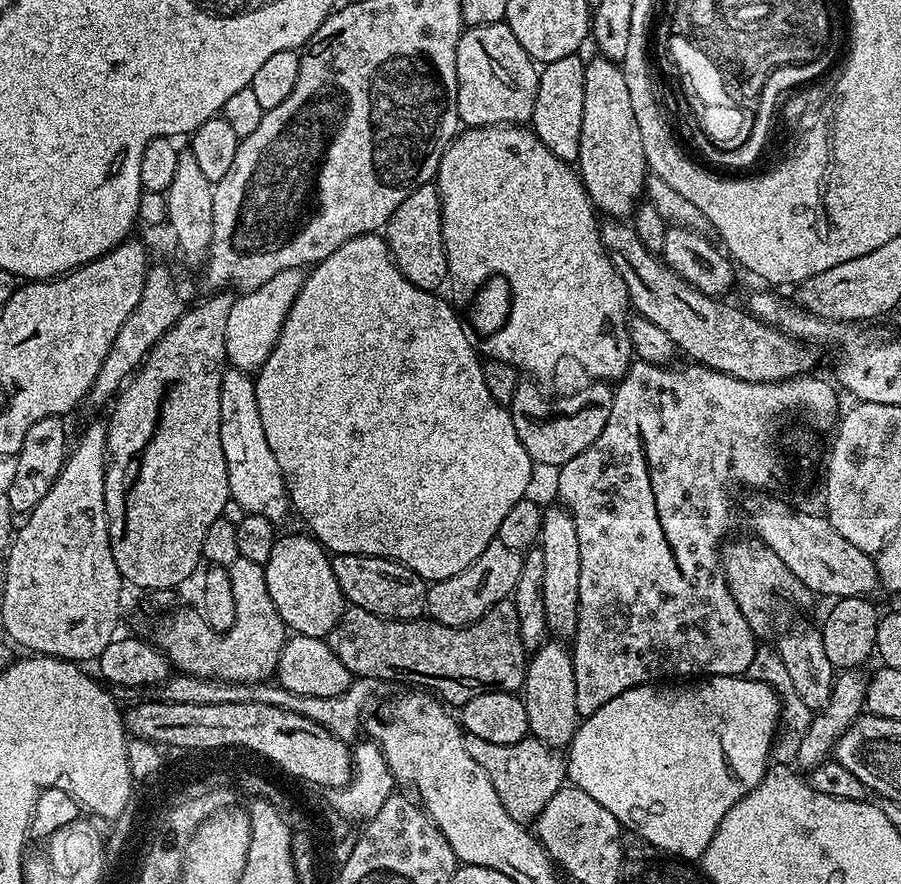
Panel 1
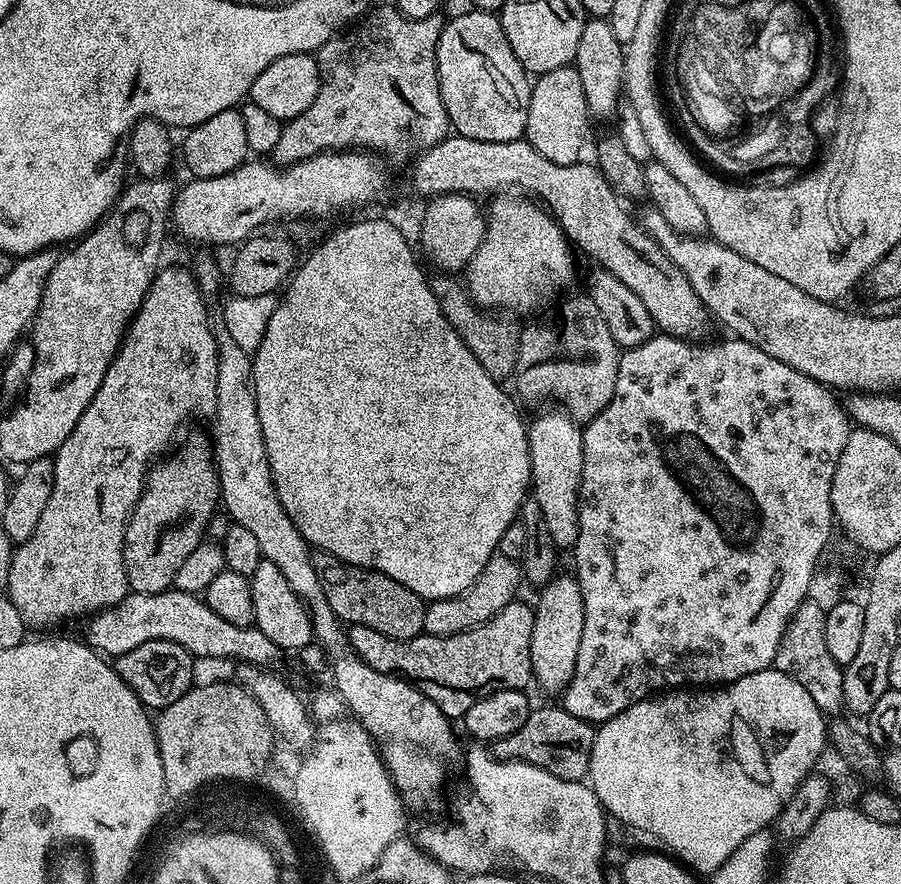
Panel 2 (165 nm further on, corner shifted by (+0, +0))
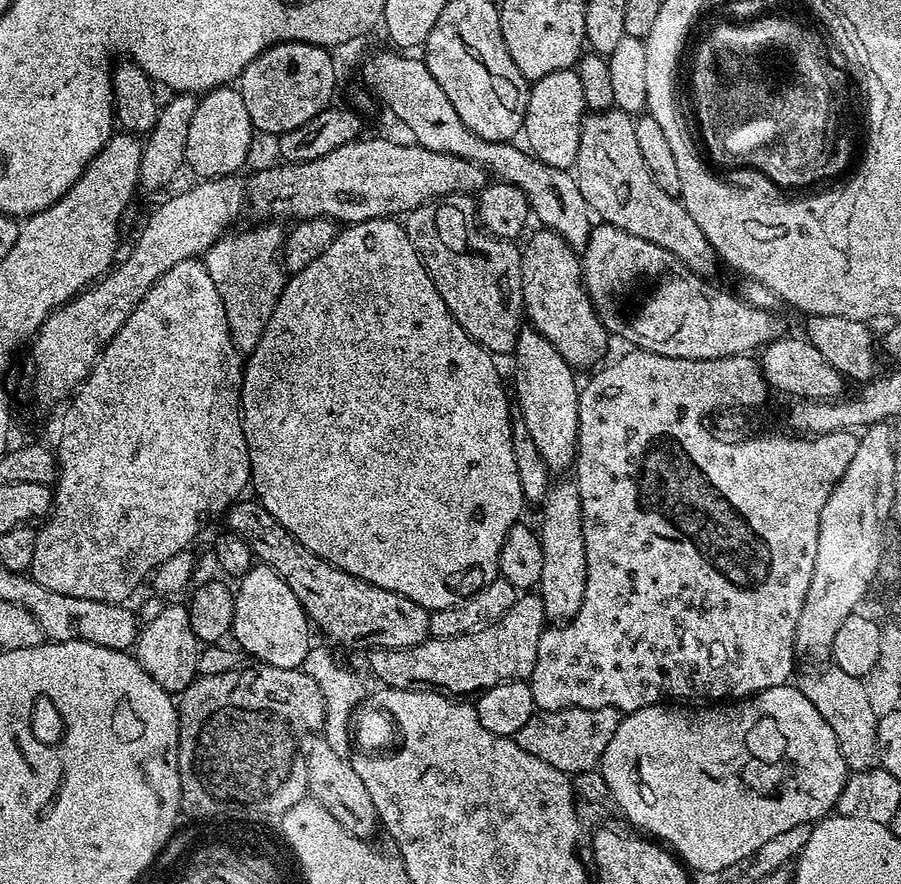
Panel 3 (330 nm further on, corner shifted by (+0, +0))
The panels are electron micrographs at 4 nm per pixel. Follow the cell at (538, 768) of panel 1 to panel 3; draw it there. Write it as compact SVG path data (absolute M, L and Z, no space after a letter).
M567 708L557 712L537 711L521 729L514 739L526 754L542 758L550 766L565 774L593 771L599 765L614 730L618 730L622 713L616 708Z

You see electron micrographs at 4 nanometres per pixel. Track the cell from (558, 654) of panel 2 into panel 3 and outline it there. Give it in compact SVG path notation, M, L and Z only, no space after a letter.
M571 479L553 483L542 501L544 513L538 523L542 542L542 578L538 595L542 598L544 619L548 622L573 620L586 594L586 538L582 534L582 502Z

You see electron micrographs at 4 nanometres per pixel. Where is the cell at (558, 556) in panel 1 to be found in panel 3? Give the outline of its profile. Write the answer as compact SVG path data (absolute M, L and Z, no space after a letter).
M531 326L521 327L520 333L516 338L516 345L513 346L510 359L512 359L512 384L510 380L510 388L514 393L514 404L520 407L518 412L519 419L526 422L526 430L530 430L531 437L534 438L534 446L538 446L538 454L542 454L542 462L548 467L549 473L564 472L573 467L576 463L576 439L578 438L578 402L580 401L580 388L574 377L574 370L566 362L566 358L562 358L562 354L558 354L558 350L554 350L554 346L550 346L550 342L546 342L546 338L542 338L542 334L537 328Z

